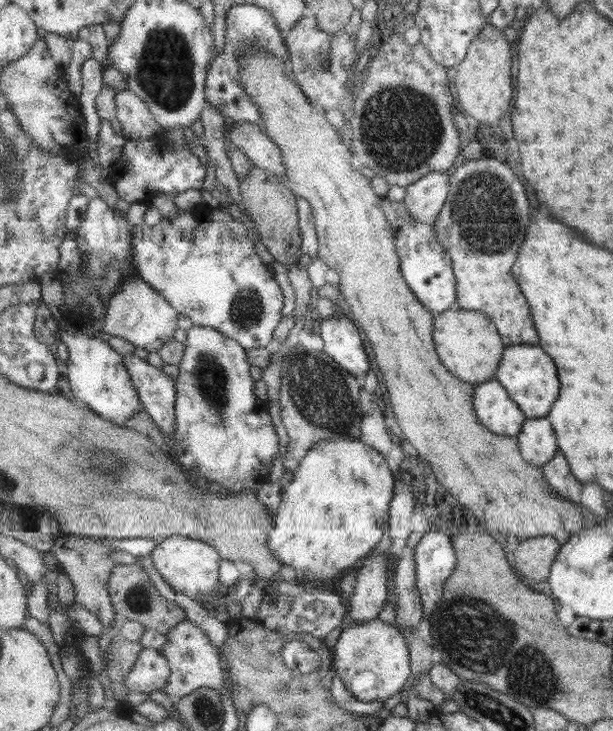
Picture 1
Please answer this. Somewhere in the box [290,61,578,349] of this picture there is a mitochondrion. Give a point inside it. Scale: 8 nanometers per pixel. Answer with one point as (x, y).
(401, 130)

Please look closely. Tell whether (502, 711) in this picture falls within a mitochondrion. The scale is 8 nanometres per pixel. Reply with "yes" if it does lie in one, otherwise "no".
yes

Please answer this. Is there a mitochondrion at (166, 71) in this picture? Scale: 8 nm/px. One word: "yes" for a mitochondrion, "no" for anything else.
yes

